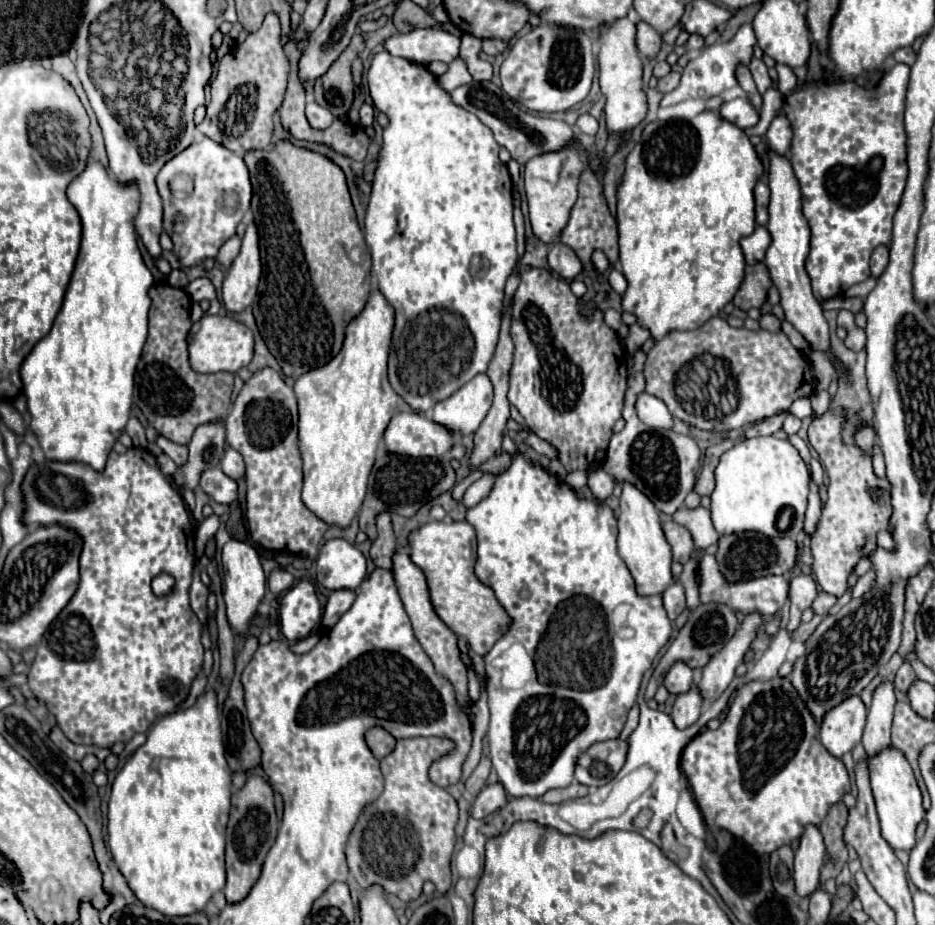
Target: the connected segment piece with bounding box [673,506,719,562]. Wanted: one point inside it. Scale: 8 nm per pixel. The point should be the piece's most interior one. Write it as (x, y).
(697, 520)

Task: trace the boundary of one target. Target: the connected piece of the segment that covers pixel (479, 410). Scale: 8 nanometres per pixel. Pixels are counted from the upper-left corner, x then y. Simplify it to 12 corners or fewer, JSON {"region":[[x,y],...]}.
{"region":[[477,374],[433,408],[453,438],[473,434],[491,408],[493,386]]}

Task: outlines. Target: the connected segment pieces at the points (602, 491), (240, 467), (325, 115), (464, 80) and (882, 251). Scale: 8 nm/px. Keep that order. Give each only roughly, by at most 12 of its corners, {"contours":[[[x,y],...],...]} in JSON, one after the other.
{"contours":[[[603,468],[589,472],[591,494],[597,500],[611,496],[615,482]],[[229,448],[221,460],[221,470],[239,480],[245,462],[239,452]],[[315,100],[307,104],[307,120],[313,128],[329,128],[331,112]],[[457,56],[439,78],[447,92],[473,78],[467,62]],[[877,246],[871,256],[871,274],[881,276],[889,262],[889,248]]]}

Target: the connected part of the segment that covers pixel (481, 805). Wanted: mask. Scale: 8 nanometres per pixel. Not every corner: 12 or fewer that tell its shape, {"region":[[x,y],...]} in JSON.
{"region":[[485,786],[471,804],[473,818],[489,816],[507,804],[505,788]]}

